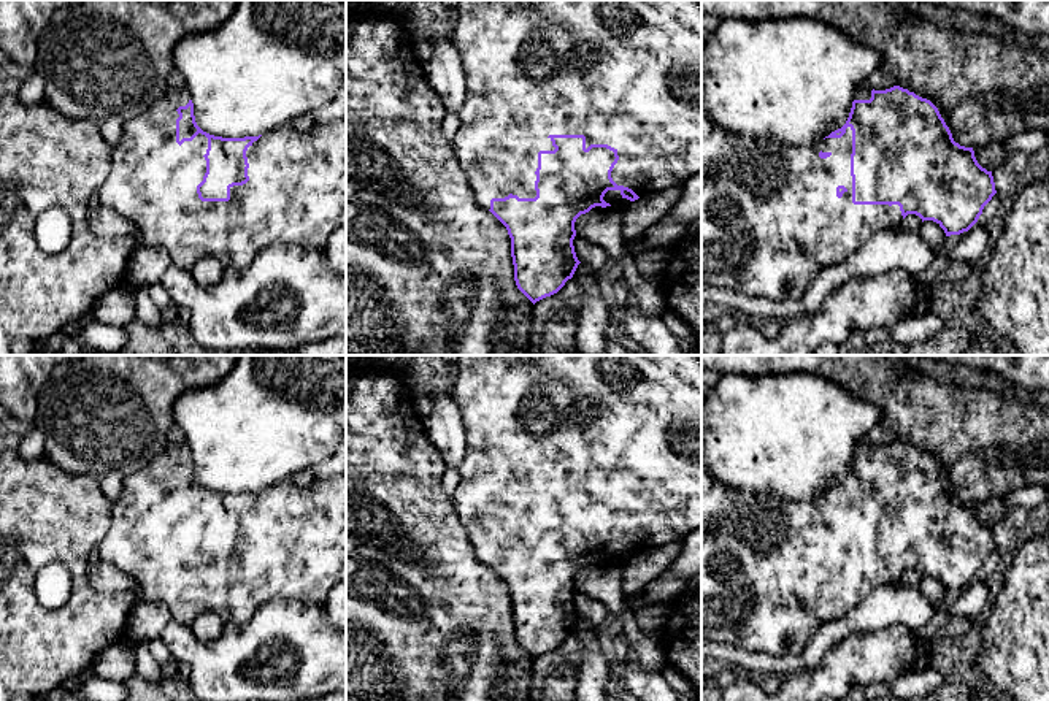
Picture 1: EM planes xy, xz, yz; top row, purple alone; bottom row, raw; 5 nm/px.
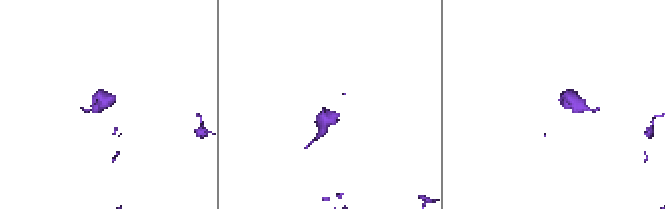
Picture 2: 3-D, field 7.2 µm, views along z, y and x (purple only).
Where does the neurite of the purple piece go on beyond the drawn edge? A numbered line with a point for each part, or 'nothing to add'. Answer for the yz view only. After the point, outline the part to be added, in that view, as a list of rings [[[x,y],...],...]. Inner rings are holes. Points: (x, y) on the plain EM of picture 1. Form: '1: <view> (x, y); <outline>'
1: yz (772, 576); [[[701,466],[701,642],[724,642],[747,652],[773,657],[784,657],[787,653],[800,655],[808,641],[822,625],[844,617],[876,587],[900,580],[903,577],[903,571],[898,560],[852,558],[851,509],[851,482],[846,484],[846,488],[841,493],[825,493],[809,501],[790,501],[727,487],[708,474]]]

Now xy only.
1: xy (295, 549); [[[170,444],[146,468],[125,476],[121,495],[111,503],[111,525],[98,544],[98,557],[138,584],[138,599],[165,604],[175,622],[189,626],[203,612],[217,614],[225,623],[241,625],[265,601],[284,598],[322,606],[329,592],[346,582],[346,476],[314,479],[308,487],[298,487],[292,479],[273,484],[246,506],[249,536],[230,542],[229,557],[202,557],[197,541],[206,528],[203,511],[208,493],[198,488],[192,496],[181,501],[176,498],[176,465],[189,455],[187,444]]]

